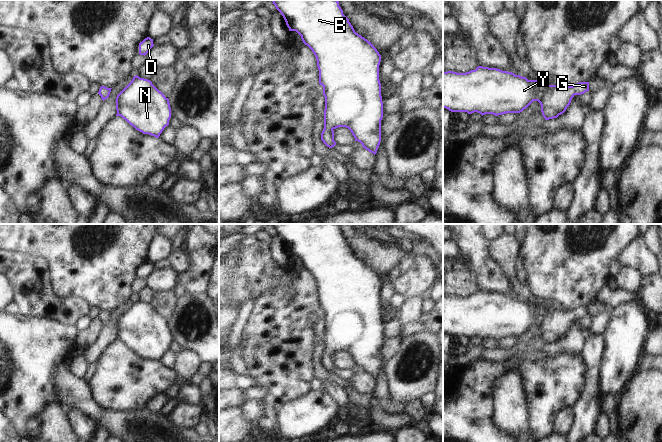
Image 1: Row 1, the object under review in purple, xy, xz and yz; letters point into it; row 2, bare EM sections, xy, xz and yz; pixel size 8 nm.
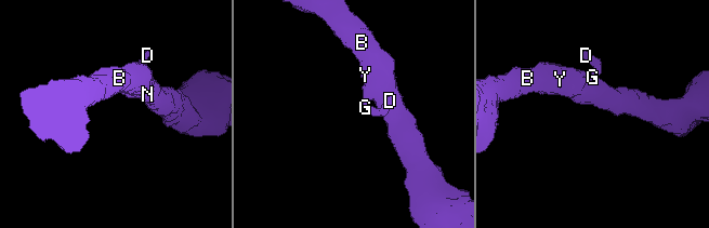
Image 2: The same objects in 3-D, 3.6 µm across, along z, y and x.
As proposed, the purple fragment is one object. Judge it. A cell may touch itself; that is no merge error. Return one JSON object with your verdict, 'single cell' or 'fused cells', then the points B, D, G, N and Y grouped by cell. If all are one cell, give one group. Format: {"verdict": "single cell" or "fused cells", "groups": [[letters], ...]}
{"verdict": "single cell", "groups": [["B", "D", "G", "N", "Y"]]}

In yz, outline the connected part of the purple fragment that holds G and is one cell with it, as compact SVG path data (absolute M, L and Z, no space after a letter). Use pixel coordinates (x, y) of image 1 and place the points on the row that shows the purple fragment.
M478 66L466 73L453 71L443 72L443 108L451 112L474 112L493 114L495 116L506 113L520 113L533 101L541 105L541 112L545 120L557 118L563 114L575 95L589 91L589 82L579 82L573 86L547 85L537 80L515 75L512 72L497 68Z

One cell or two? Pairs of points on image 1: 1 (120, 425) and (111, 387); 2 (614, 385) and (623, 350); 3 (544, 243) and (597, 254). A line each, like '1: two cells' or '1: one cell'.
1: two cells
2: one cell
3: one cell

